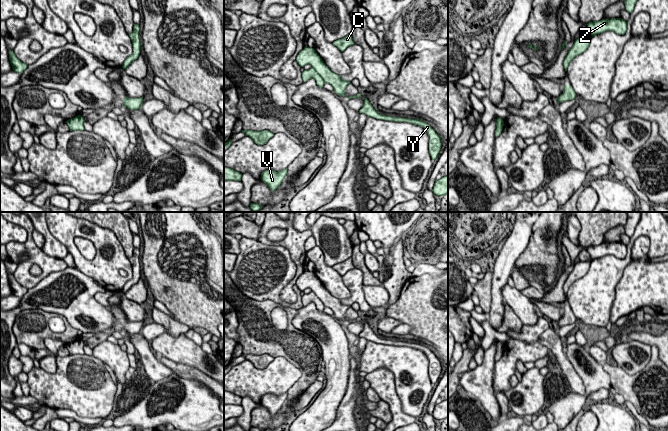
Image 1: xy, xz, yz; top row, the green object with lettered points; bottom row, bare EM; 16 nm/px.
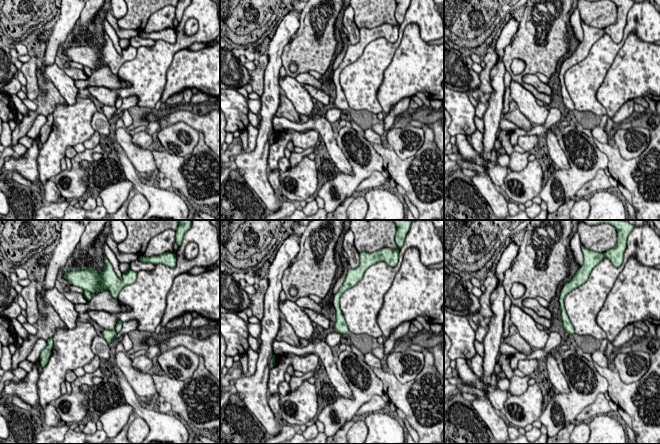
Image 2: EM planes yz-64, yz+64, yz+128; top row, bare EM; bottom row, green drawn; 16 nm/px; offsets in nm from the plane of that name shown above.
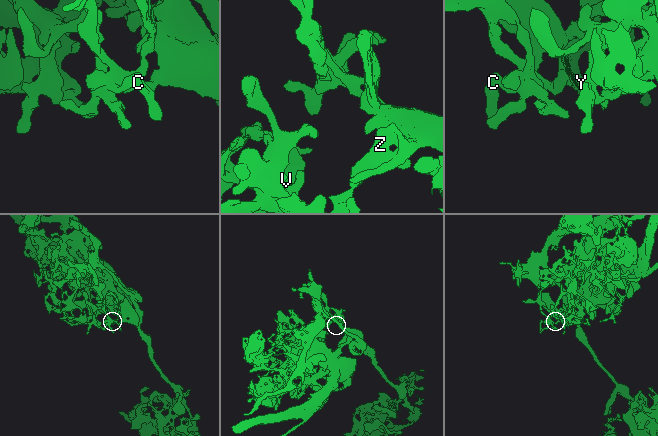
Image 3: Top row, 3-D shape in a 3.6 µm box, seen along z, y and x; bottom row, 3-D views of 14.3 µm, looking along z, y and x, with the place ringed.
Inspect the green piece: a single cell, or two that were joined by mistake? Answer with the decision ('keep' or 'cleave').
cleave

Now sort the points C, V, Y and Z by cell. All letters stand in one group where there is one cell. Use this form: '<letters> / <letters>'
C / V Y Z

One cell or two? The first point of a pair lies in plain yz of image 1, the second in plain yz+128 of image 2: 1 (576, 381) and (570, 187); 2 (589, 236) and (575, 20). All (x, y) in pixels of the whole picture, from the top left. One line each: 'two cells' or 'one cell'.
1: two cells
2: two cells

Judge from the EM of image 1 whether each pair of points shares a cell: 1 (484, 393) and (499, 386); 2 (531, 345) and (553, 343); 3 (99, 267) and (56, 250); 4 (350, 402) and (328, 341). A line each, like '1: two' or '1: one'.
1: two
2: two
3: two
4: two

